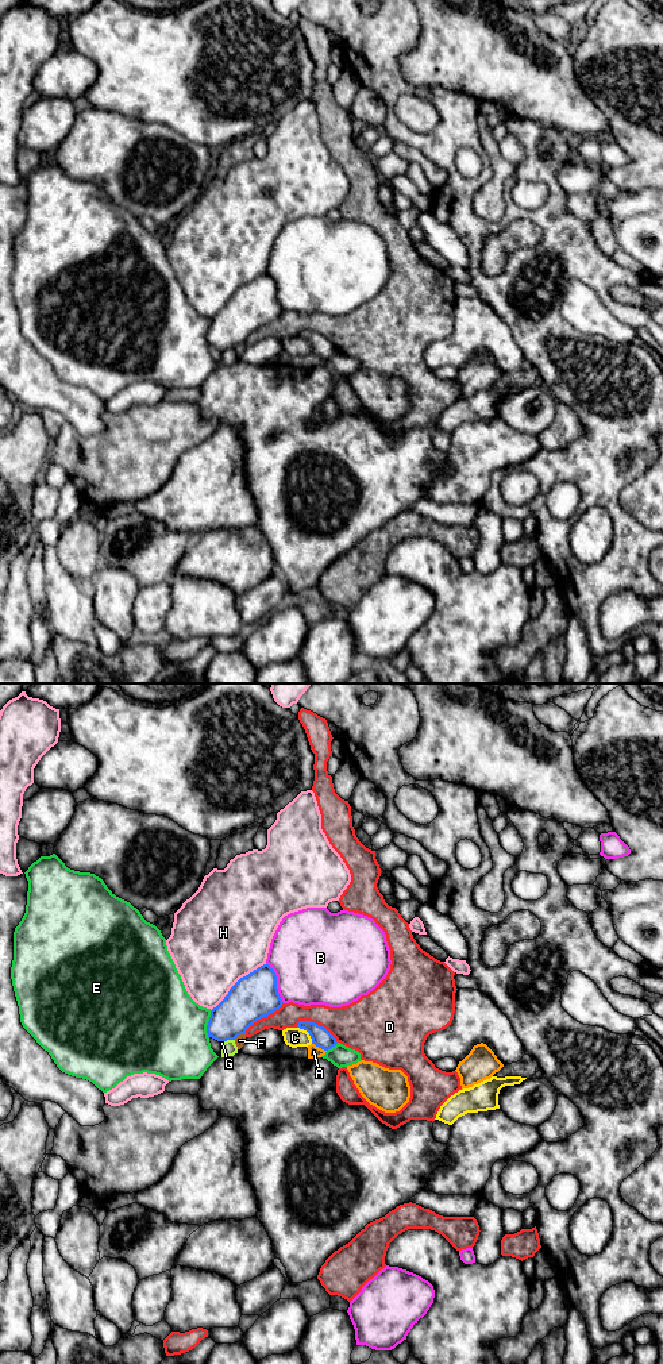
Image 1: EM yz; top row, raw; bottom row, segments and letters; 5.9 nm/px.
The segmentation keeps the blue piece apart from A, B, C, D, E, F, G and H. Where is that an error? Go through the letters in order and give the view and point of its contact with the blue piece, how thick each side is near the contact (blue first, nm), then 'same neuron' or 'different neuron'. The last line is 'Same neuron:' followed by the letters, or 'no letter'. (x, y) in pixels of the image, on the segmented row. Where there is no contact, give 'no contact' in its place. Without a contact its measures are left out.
A: yz (319, 1047) | 110/70 nm | different neuron
B: yz (276, 983) | 280/460 nm | different neuron
C: yz (308, 1032) | 110/120 nm | different neuron
D: yz (316, 1024) | 110/280 nm | different neuron
E: yz (208, 1024) | 240/460 nm | different neuron
F: yz (239, 1035) | 280/60 nm | different neuron
G: yz (227, 1039) | 260/100 nm | different neuron
H: yz (236, 982) | 280/480 nm | different neuron
Same neuron: no letter

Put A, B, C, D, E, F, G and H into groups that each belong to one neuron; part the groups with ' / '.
A / B / C / D / E / F / G / H

